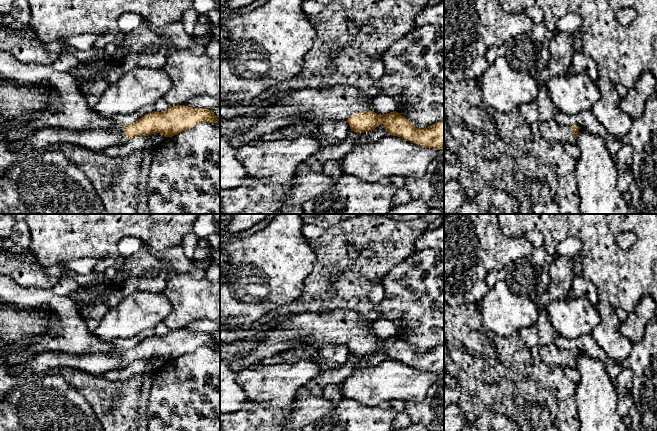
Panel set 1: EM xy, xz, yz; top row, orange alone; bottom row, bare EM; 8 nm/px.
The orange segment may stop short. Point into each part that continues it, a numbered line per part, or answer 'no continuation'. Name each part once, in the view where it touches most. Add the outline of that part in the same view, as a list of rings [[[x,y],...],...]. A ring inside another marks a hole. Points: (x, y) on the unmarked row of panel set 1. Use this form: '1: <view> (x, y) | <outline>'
1: xz (337, 326) | [[[335,308],[322,313],[301,312],[293,321],[293,326],[287,329],[270,329],[262,333],[257,346],[249,351],[246,358],[241,361],[228,362],[229,367],[235,372],[246,368],[249,365],[259,363],[262,359],[274,354],[291,350],[303,345],[322,346],[325,344],[345,344],[358,336],[368,334],[370,324],[362,320],[359,312],[343,308]]]

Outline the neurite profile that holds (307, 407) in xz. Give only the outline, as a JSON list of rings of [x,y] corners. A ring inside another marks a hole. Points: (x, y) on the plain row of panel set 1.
[[[306,387],[299,389],[291,402],[292,412],[283,427],[303,429],[305,426],[330,416],[336,405],[324,395],[311,393]]]

